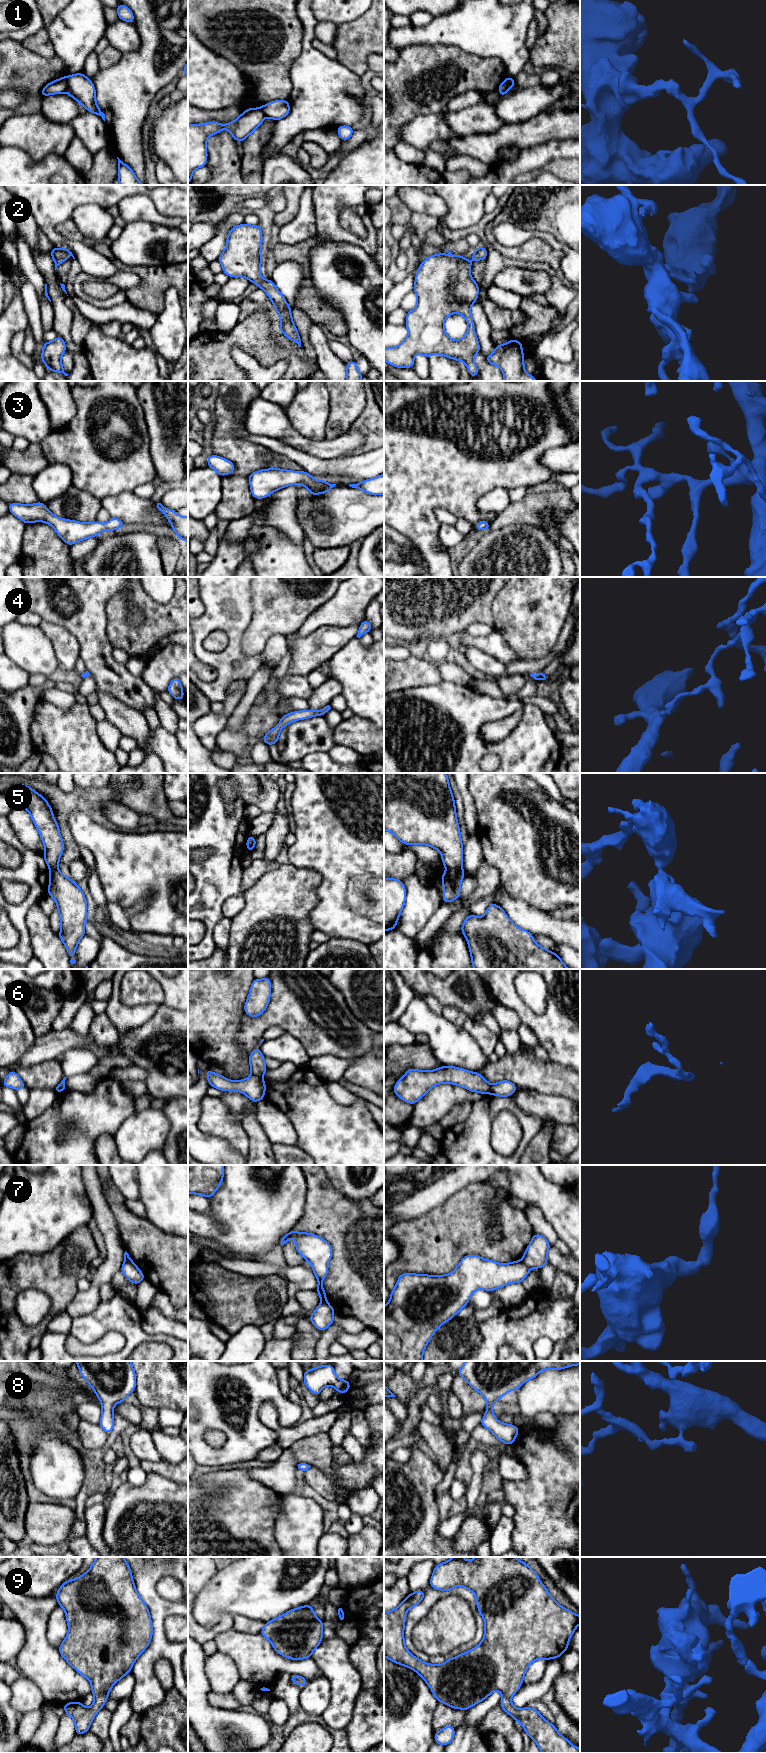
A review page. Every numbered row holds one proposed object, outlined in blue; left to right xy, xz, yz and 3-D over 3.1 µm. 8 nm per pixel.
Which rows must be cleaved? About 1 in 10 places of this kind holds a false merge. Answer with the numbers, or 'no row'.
1, 5, 6, 7

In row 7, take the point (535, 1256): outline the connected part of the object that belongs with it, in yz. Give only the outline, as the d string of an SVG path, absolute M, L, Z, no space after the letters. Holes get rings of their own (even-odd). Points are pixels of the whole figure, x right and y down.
M534 1233L521 1261L530 1269L541 1269L548 1264L547 1254L550 1247L551 1245L544 1236Z

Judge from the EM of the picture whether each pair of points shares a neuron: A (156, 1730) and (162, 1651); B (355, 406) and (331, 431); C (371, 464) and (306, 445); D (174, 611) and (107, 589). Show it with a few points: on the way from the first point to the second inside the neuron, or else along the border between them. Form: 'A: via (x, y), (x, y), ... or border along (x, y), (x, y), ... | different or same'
A: border along (158, 1704), (148, 1708), (141, 1715) | different
B: via (349, 412), (337, 425) | same
C: border along (317, 456), (320, 458), (341, 457) | different
D: border along (128, 587), (107, 602), (106, 611) | different

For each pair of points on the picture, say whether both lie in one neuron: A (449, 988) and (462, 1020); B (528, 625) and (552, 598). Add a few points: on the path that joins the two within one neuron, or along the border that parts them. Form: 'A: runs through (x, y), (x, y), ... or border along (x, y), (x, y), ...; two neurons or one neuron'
A: border along (443, 1006), (458, 1007), (472, 1019); two neurons
B: runs through (532, 618), (545, 605); one neuron

